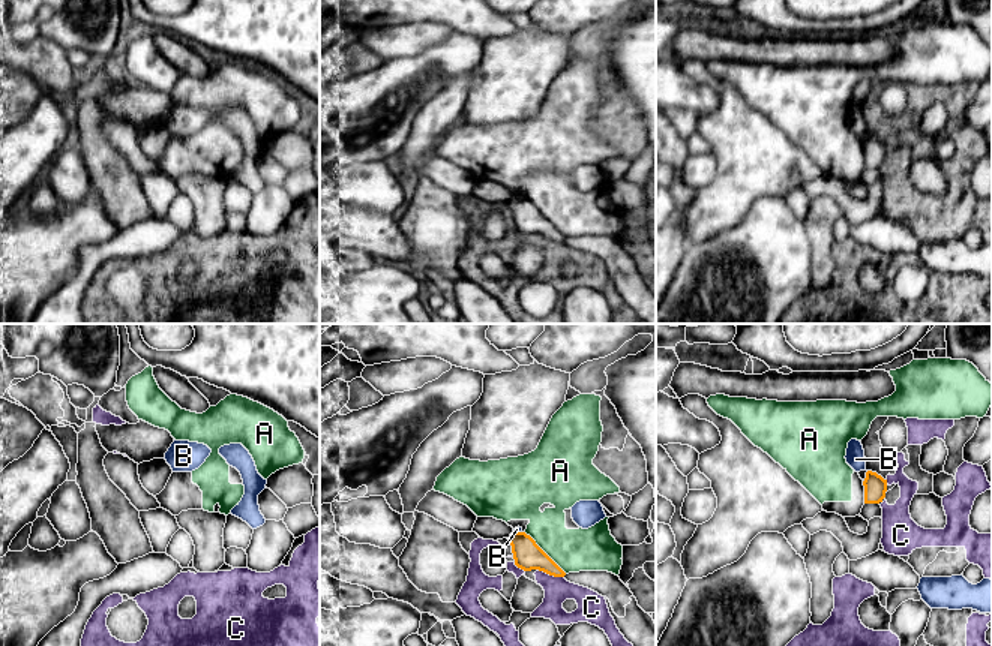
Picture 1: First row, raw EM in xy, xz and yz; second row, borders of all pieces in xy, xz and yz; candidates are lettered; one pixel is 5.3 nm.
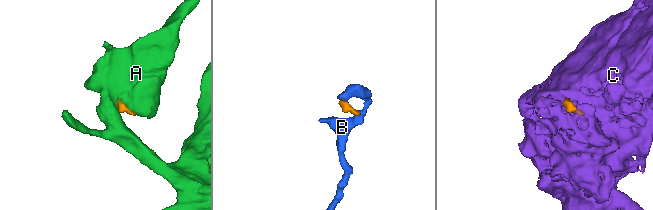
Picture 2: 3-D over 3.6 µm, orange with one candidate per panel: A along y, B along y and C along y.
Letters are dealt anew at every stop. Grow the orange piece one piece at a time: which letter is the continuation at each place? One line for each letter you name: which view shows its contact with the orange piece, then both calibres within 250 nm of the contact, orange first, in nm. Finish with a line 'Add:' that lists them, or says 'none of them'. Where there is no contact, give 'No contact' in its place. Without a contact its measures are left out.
Add: none of them

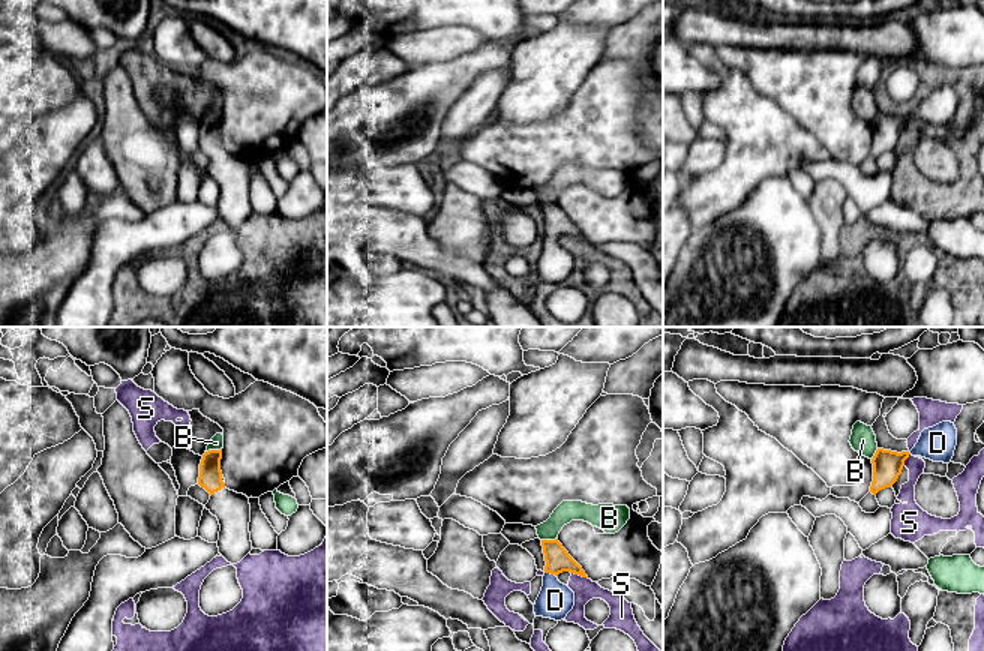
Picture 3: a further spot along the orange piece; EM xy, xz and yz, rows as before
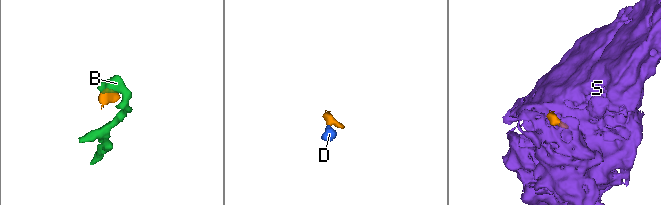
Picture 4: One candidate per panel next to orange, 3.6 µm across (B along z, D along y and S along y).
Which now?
D: Touches orange in xz. Thickness 130 nm (orange) against 190 nm
Add: D

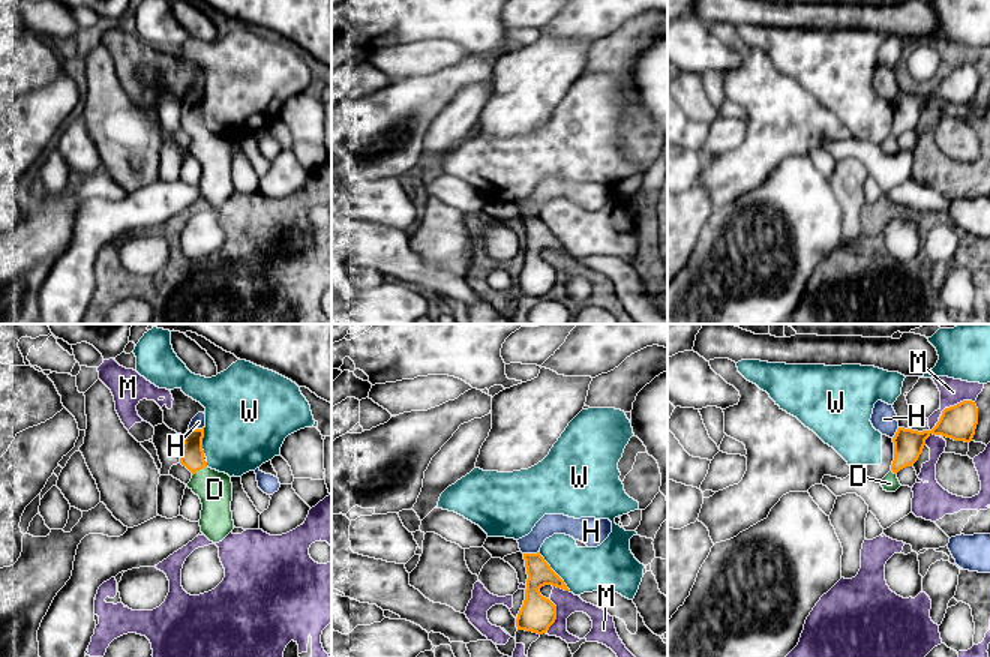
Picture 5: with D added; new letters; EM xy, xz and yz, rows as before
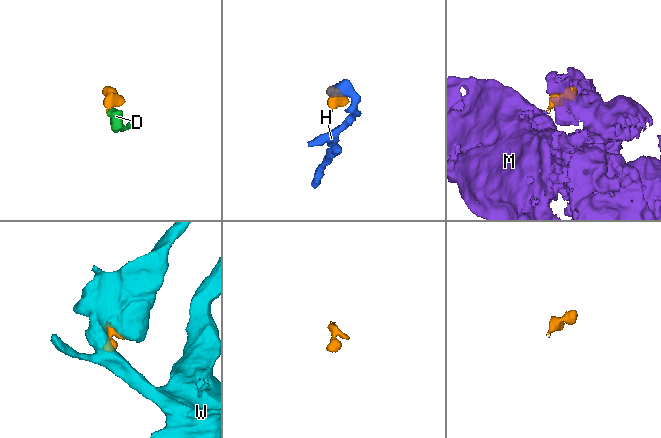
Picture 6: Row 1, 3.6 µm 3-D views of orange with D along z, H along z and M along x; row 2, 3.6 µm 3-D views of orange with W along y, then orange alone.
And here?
D: Touches orange in xy. Thickness 130 nm (orange) against 190 nm
Add: D

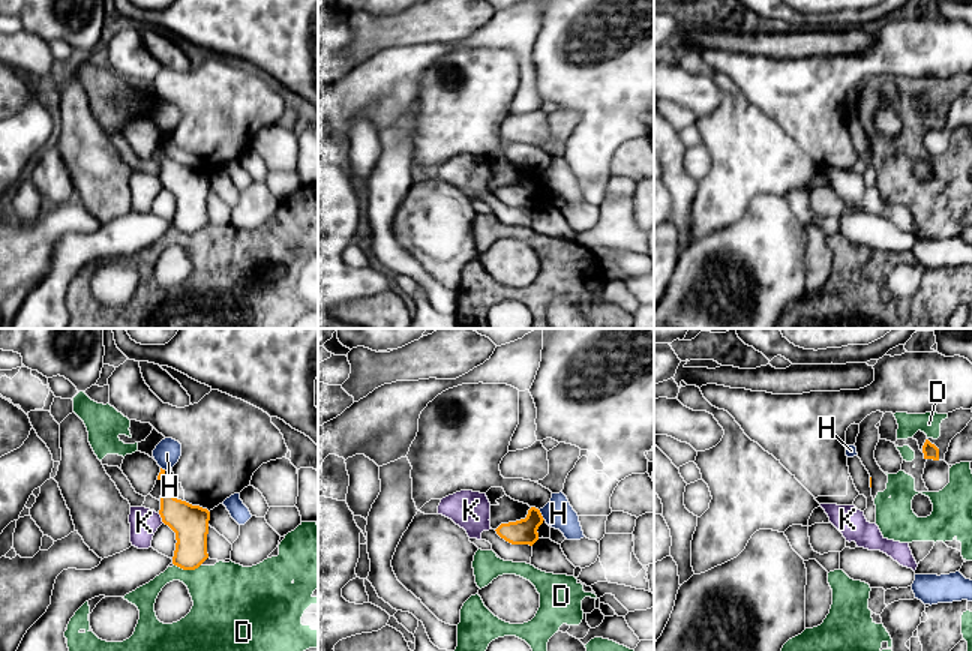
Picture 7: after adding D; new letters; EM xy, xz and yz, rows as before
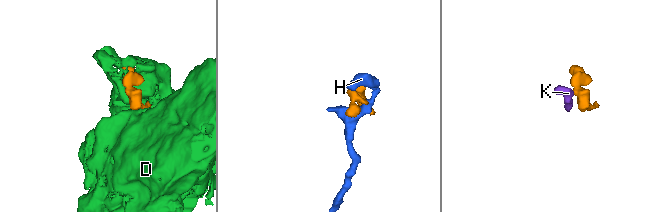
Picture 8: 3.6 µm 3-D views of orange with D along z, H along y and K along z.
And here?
Add: none of them

